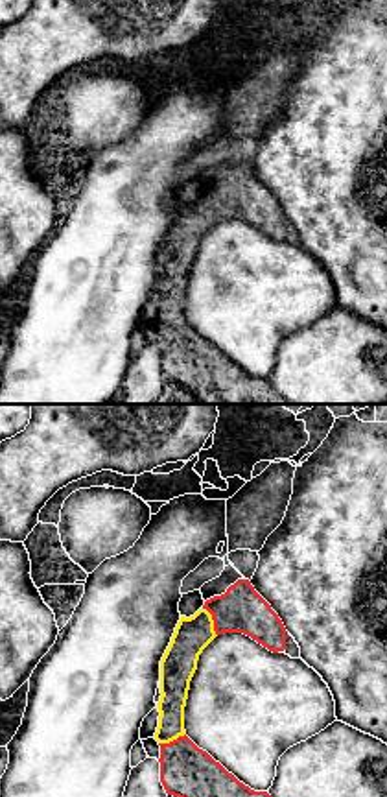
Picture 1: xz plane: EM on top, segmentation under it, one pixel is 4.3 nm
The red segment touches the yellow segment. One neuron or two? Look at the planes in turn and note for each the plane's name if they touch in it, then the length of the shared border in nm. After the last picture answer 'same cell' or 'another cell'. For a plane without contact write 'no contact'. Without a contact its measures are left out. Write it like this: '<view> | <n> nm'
xz | 140 nm

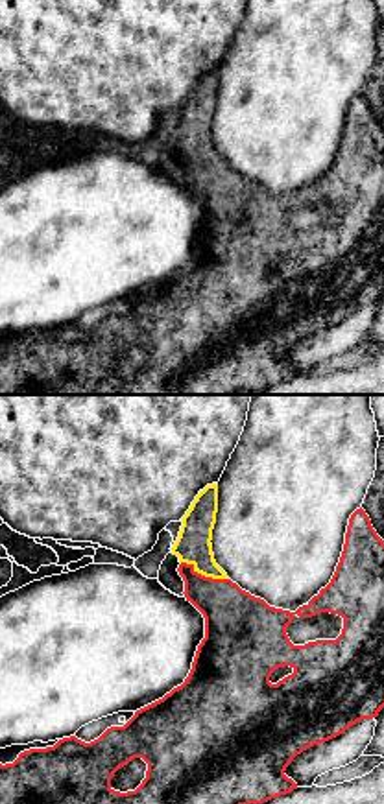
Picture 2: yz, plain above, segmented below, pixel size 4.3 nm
yz | 220 nm

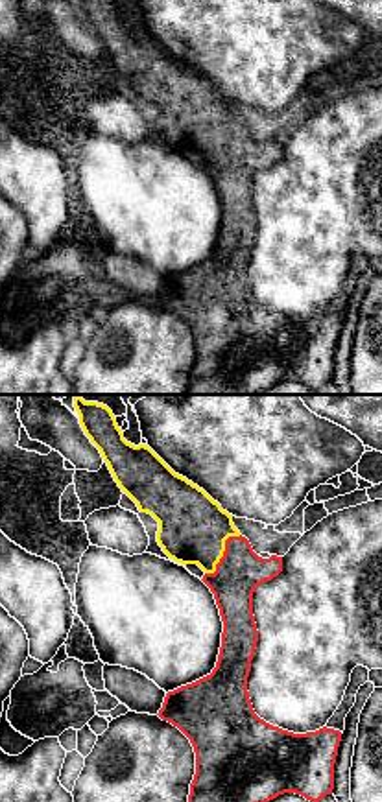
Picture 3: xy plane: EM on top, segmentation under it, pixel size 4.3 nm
xy | 240 nm

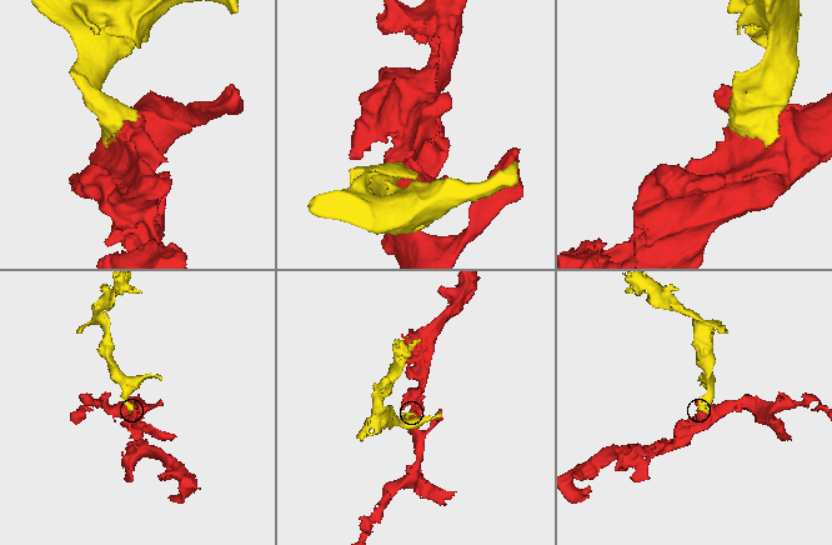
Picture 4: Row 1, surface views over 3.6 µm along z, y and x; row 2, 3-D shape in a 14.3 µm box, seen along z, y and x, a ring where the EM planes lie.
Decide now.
same cell

